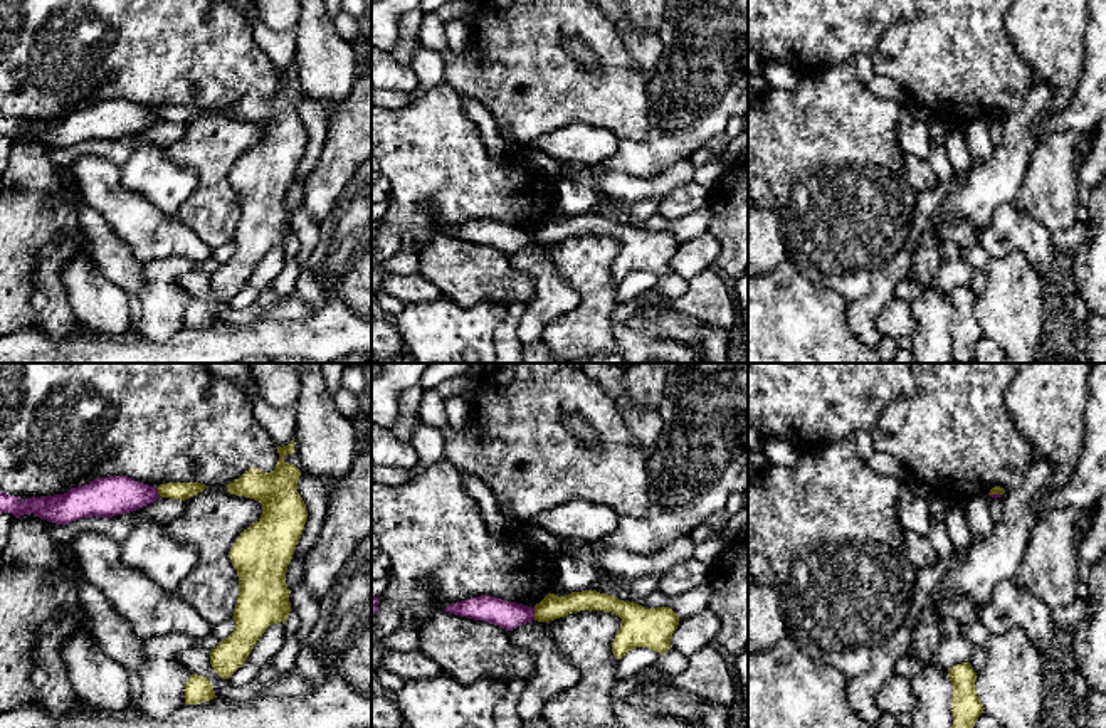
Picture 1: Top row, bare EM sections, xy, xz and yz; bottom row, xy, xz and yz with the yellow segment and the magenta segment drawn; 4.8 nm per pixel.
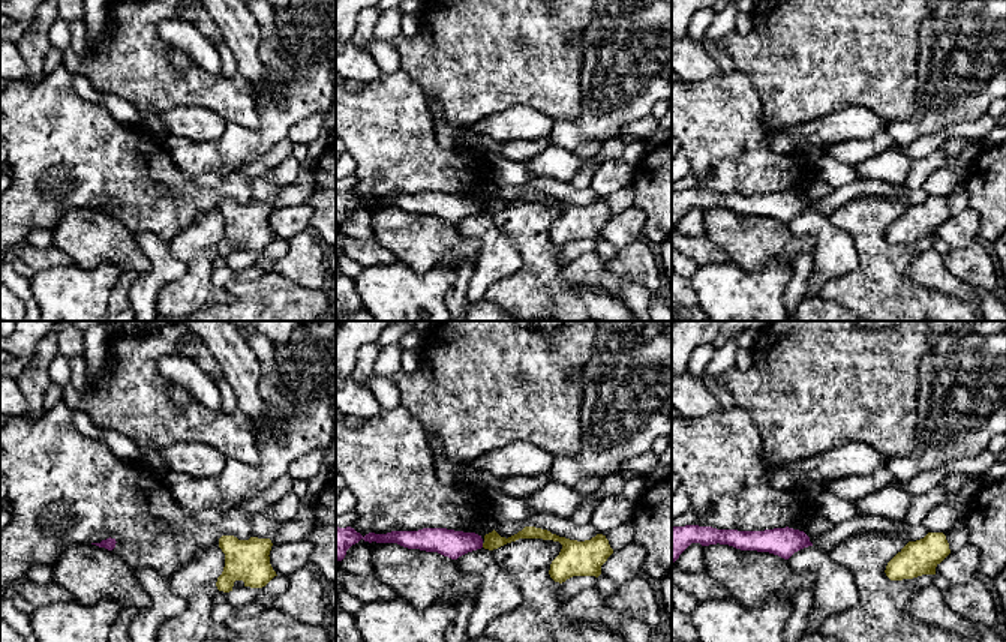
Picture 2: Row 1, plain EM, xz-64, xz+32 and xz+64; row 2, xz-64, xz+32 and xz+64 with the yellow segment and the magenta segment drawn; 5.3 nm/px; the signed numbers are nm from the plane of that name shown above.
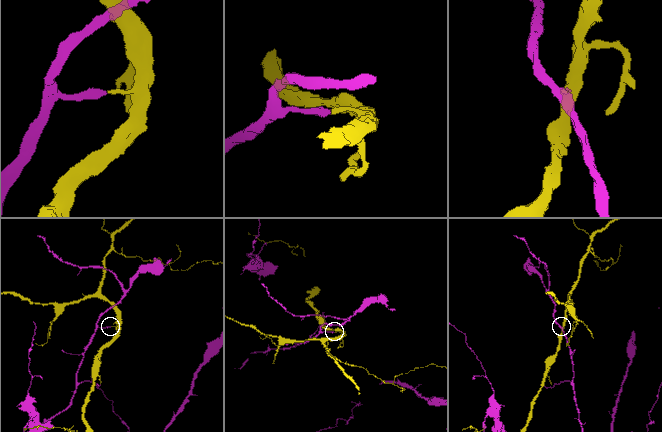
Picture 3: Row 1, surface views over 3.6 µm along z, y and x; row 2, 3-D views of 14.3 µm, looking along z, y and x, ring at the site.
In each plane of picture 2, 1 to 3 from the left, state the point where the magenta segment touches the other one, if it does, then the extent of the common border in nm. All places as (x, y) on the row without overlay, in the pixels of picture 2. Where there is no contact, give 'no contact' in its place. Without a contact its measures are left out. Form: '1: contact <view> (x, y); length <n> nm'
1: no contact
2: contact xz+32 (483, 209); length 30 nm
3: no contact

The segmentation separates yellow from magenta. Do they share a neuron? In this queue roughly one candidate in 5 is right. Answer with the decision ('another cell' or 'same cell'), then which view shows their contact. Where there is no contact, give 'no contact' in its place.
another cell; contact in xz

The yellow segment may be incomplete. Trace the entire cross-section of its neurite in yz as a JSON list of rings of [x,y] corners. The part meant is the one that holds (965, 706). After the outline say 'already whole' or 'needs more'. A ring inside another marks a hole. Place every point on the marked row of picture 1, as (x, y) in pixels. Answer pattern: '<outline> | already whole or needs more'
[[[961,662],[948,669],[948,678],[953,686],[951,728],[973,728],[983,713],[983,704],[975,691],[977,673],[970,662]]] | already whole

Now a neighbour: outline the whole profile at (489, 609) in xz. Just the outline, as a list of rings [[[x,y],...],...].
[[[491,595],[471,597],[467,600],[450,604],[445,612],[489,622],[506,630],[513,630],[521,624],[535,620],[535,607],[508,602]]]

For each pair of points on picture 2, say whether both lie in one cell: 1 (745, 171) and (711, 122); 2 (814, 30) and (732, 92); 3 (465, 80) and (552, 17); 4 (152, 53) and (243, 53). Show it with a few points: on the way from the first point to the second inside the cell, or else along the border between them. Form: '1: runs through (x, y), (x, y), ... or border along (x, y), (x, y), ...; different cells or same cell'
1: runs through (738, 159), (726, 147), (721, 134); same cell
2: border along (735, 69), (757, 92), (762, 113); different cells
3: runs through (486, 59), (498, 47), (522, 47), (531, 38); same cell
4: border along (209, 15), (224, 39); different cells

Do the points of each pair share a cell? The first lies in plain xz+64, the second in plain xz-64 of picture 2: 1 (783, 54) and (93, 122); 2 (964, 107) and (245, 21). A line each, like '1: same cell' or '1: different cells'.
1: different cells
2: different cells

